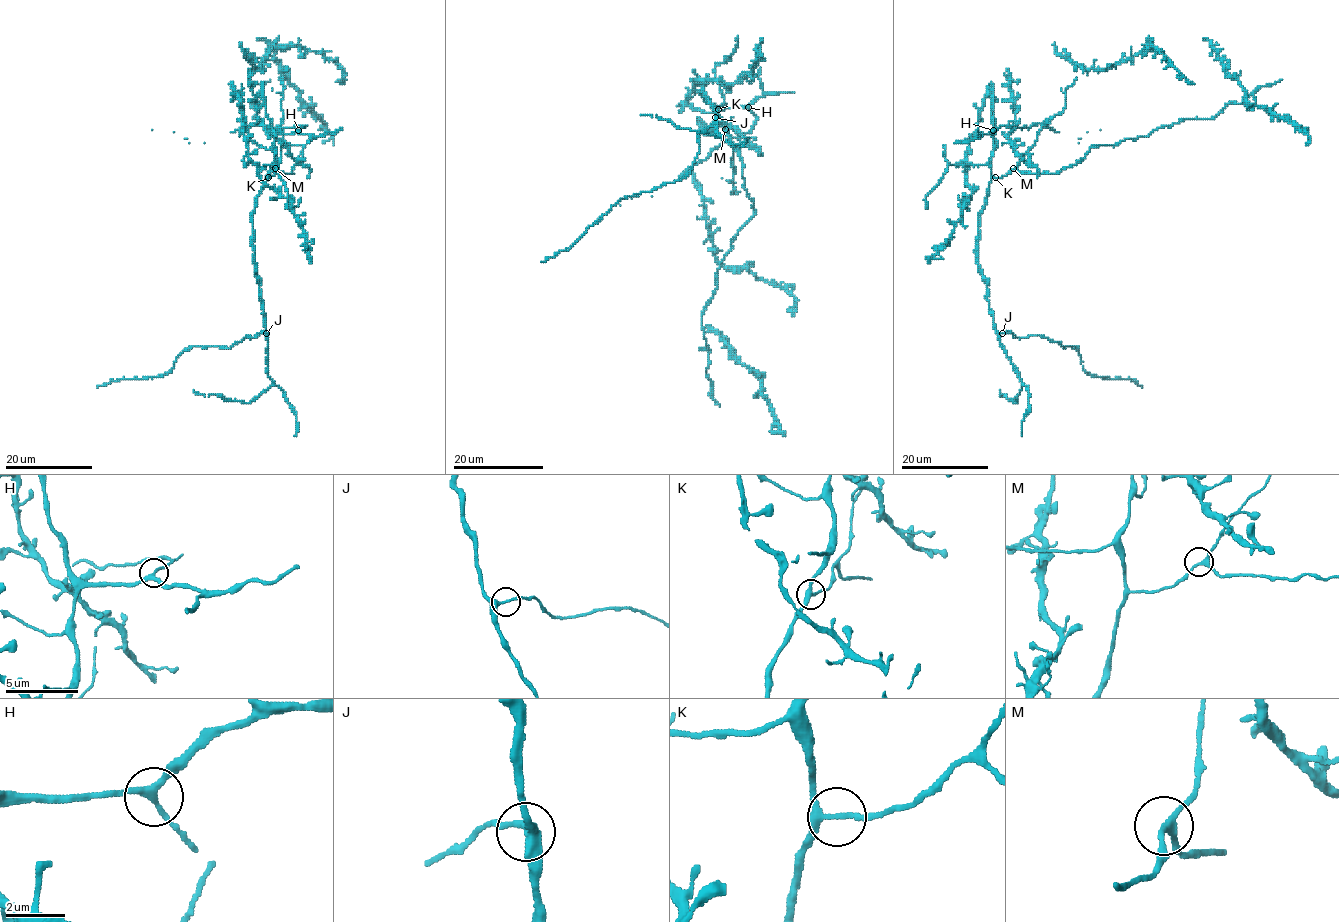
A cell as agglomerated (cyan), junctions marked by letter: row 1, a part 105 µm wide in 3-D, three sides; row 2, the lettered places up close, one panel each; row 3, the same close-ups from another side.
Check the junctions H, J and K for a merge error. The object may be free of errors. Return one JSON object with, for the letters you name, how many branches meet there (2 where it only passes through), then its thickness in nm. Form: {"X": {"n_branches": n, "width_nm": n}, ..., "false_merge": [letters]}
{"false_merge": []}

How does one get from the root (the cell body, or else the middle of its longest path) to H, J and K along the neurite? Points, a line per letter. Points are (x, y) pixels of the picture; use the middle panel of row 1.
H: (725, 131), (718, 106), (748, 107)
J: (725, 131), (725, 122), (718, 109), (704, 98), (703, 92), (716, 111), (716, 118)
K: (725, 131), (725, 122), (718, 110)

